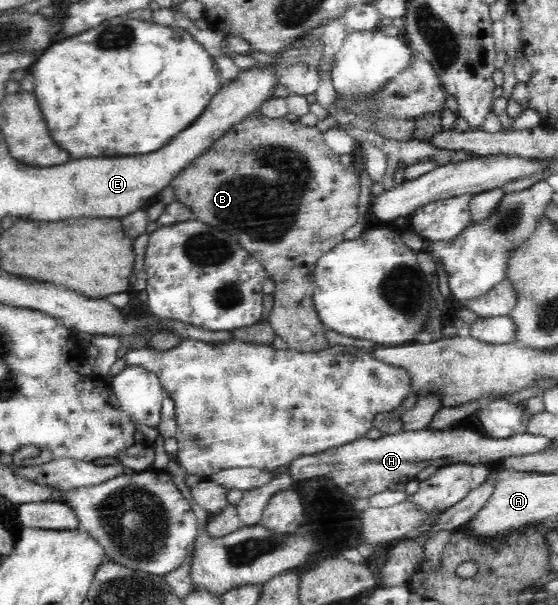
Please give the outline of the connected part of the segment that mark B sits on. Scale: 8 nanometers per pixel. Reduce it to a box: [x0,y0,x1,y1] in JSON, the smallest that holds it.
[171,107,360,351]

